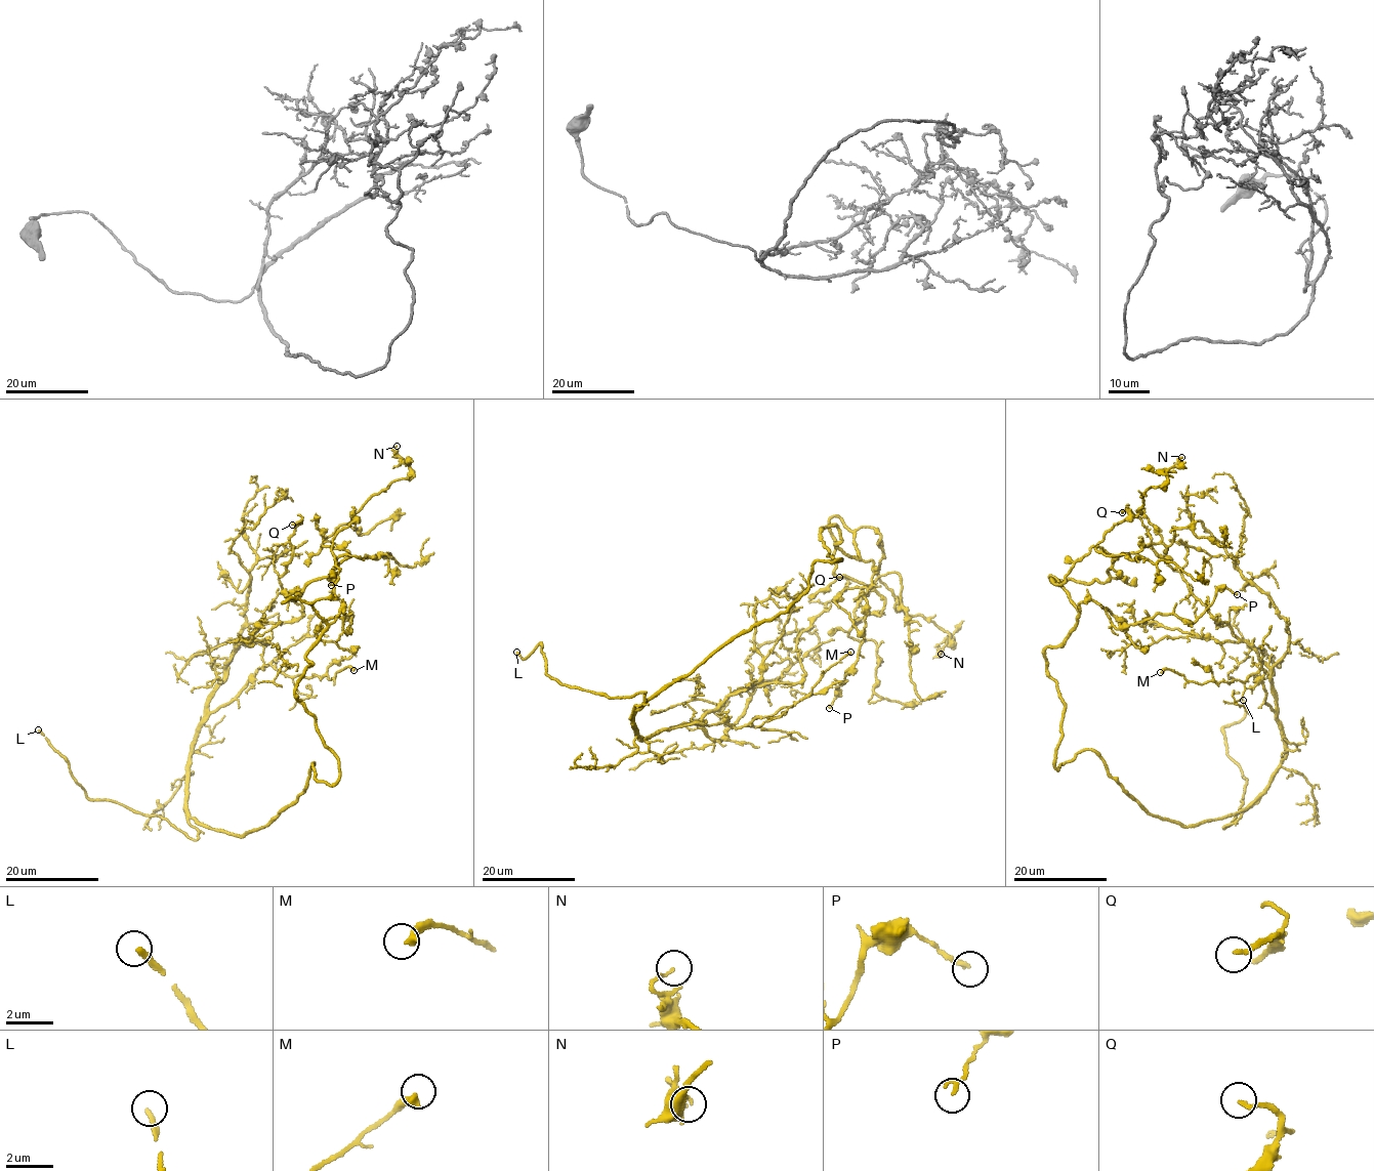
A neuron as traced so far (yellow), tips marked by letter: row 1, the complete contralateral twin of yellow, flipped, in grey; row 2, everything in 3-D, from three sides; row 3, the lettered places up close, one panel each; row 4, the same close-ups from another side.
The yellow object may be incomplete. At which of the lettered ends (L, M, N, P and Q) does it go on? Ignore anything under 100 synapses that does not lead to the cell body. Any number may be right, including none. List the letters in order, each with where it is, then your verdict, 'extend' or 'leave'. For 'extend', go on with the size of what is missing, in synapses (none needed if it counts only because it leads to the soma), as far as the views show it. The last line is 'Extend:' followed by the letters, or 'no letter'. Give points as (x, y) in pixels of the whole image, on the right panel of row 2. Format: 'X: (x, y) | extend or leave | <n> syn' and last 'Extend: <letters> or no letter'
L: (1243, 700) | extend
M: (1160, 672) | leave
N: (1181, 457) | leave
P: (1237, 594) | leave
Q: (1122, 512) | leave
Extend: L

